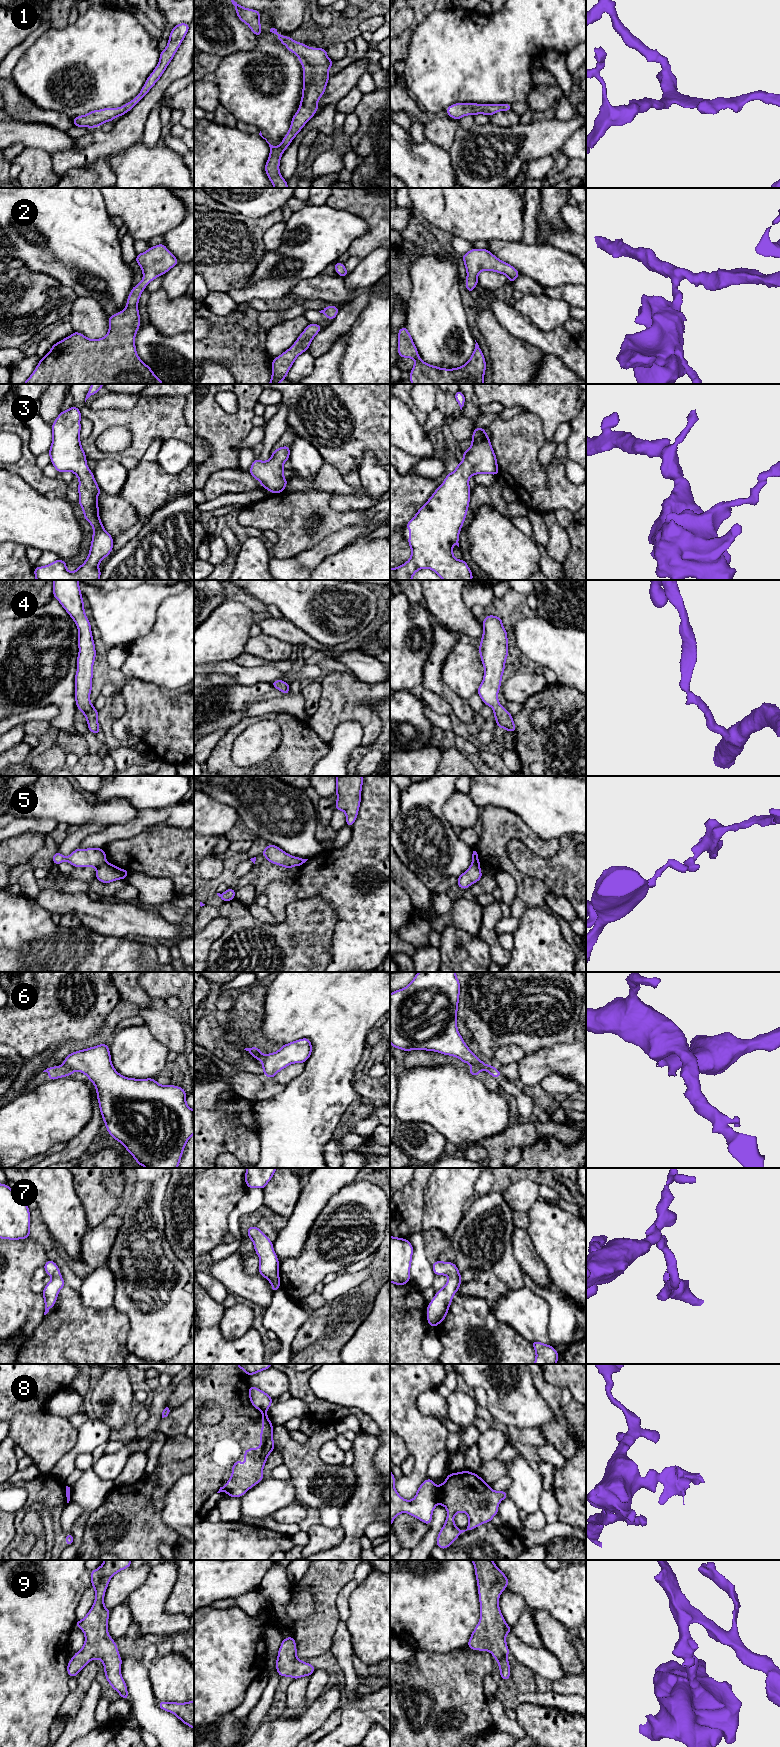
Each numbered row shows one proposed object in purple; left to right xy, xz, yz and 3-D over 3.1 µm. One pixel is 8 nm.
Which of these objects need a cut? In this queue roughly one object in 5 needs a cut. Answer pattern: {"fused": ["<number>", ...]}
{"fused": ["5", "6", "8"]}

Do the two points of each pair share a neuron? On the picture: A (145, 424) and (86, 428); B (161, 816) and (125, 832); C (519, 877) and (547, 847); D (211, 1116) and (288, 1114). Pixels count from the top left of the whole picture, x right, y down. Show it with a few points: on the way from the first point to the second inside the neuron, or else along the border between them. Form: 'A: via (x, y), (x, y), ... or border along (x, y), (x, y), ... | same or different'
A: border along (84, 416), (91, 421), (92, 431), (81, 441) | different
B: via (152, 817), (146, 818), (134, 828) | same
C: via (502, 858), (502, 844), (511, 835), (528, 837) | same
D: border along (253, 1105), (258, 1136), (260, 1138) | different

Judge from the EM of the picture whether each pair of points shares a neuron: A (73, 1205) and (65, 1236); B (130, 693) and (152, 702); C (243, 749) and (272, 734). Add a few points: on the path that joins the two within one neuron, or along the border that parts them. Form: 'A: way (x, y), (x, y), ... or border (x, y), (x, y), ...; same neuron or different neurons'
A: way (66, 1213), (66, 1228); same neuron
B: way (135, 693), (147, 702); same neuron
C: way (250, 747), (265, 736); same neuron

